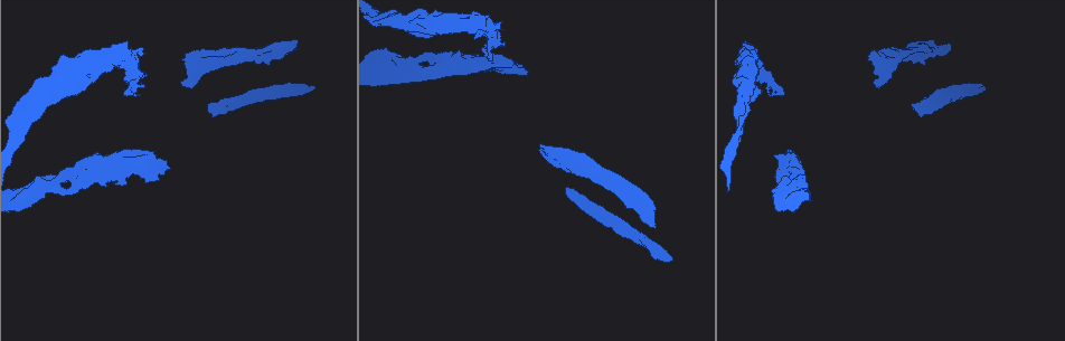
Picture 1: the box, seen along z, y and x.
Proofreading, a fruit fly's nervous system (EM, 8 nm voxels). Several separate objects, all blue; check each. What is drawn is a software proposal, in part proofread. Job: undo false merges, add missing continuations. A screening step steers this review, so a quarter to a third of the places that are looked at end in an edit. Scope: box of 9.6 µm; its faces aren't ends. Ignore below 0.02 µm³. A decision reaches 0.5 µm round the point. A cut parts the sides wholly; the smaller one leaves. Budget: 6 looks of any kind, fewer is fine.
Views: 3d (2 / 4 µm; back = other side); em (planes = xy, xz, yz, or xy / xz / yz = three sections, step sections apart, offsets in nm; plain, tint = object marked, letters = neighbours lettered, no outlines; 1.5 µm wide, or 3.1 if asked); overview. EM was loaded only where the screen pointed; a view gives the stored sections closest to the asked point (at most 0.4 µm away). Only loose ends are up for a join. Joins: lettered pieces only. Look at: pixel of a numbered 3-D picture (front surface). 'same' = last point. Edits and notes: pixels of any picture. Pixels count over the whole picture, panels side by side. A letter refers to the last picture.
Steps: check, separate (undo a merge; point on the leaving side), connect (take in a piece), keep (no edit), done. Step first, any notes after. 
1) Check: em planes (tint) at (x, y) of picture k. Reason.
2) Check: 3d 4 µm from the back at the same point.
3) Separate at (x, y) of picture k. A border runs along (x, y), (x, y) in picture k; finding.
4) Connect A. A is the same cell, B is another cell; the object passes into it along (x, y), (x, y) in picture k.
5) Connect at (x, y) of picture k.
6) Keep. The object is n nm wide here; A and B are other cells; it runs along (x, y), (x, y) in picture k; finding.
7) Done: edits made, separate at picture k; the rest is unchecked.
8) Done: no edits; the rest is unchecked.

Check: 3d 4 µm at (672, 261) of picture 1. An open end.

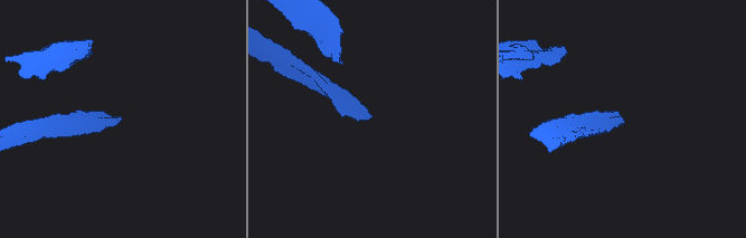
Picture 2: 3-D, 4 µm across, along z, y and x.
Check: em xz step 8 (letters) at (620, 122) of picture 2. Shape alone is not enough.

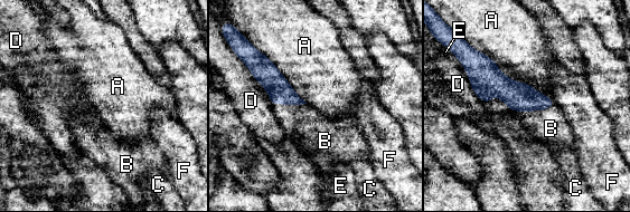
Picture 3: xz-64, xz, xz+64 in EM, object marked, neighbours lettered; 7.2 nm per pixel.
Check: em xy step 4 (letters) at the same point.

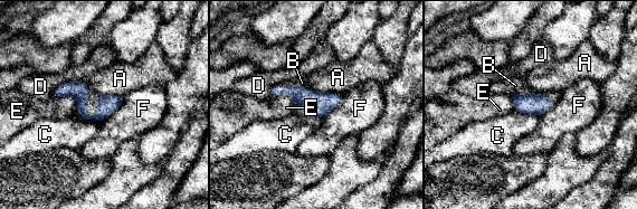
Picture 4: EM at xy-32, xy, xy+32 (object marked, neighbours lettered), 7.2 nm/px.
Connect B. The object is 140 nm wide here; B is the same cell, A, C, D, E and F are other cells; the object passes into it along (307, 102), (292, 84), (302, 83) in picture 4; it goes on there.

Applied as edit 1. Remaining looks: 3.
Check: 3d 2 µm at (294, 41) of picture 1. An open end.

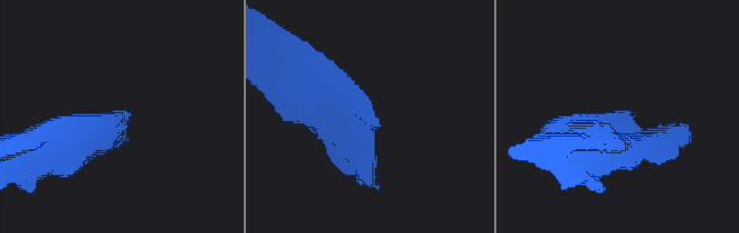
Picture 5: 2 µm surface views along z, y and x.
Check: em yz step 4 (letters) at (631, 110) of picture 5.

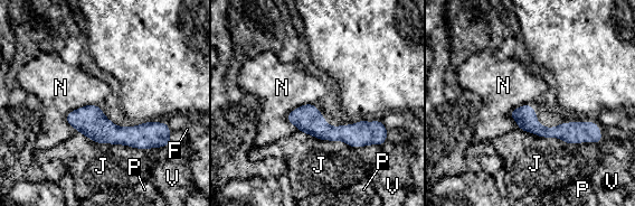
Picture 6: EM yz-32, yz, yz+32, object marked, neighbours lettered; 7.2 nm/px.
Keep. The longest contact is with J, 500 nm; F, J, N, P and V are other cells; it runs along (68, 119), (114, 134), (164, 129) in picture 6; no lettered piece goes on from it.

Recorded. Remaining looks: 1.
Done: edits made, connect at picture 4; the rest is unchecked.

